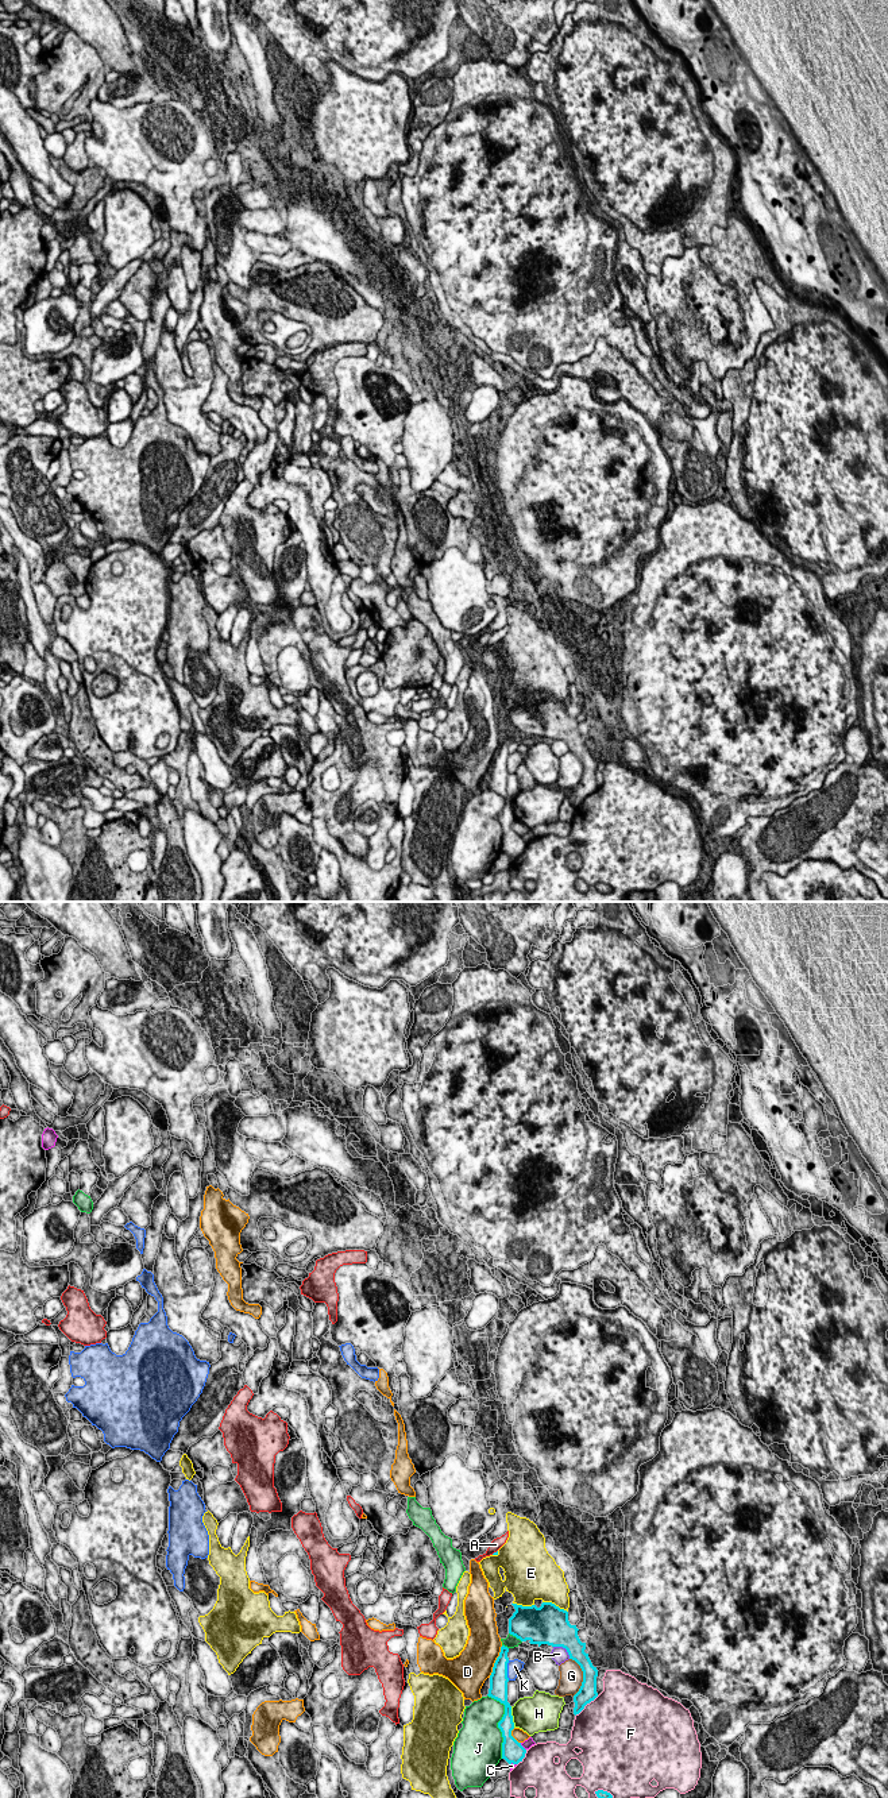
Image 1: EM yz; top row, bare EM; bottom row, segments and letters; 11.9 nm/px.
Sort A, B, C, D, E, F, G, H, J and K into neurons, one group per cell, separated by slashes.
A / B / C / D / E / F / G / H / J / K

